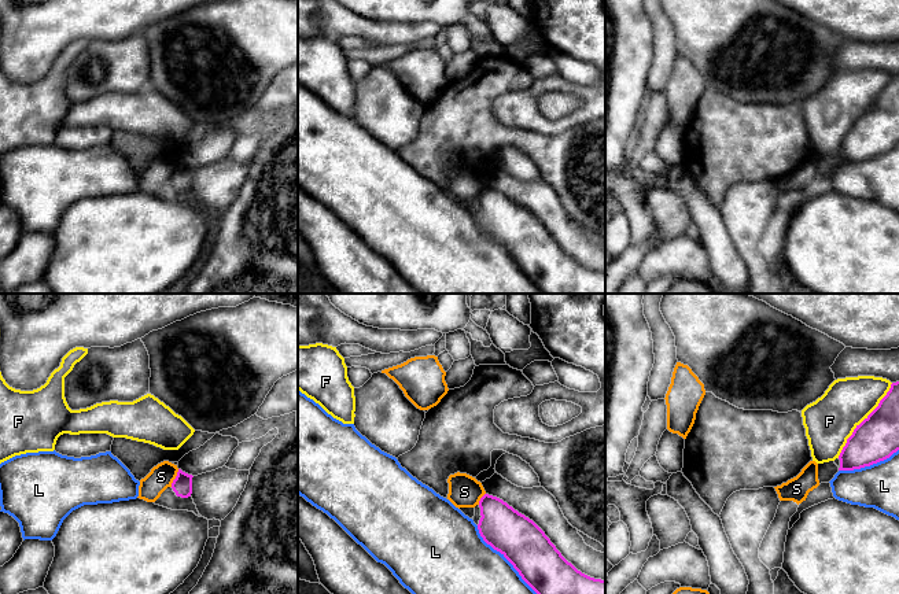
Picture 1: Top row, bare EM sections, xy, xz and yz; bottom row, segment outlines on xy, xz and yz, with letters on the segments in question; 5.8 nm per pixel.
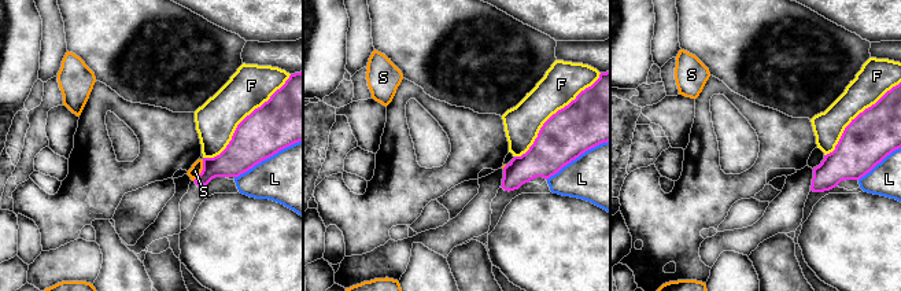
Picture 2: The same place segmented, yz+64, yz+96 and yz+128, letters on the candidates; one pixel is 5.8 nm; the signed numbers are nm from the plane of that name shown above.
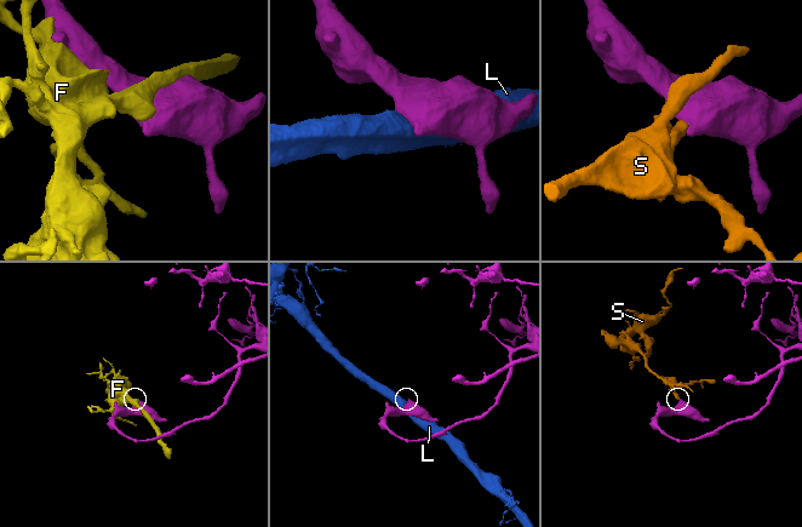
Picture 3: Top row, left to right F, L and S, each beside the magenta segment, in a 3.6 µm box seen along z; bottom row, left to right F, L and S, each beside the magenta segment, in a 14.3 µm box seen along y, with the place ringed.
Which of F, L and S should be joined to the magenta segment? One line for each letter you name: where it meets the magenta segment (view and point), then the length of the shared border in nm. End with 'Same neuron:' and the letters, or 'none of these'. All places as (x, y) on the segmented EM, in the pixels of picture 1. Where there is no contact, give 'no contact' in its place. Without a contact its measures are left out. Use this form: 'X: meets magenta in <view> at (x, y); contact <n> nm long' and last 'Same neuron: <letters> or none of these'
Same neuron: none of these

